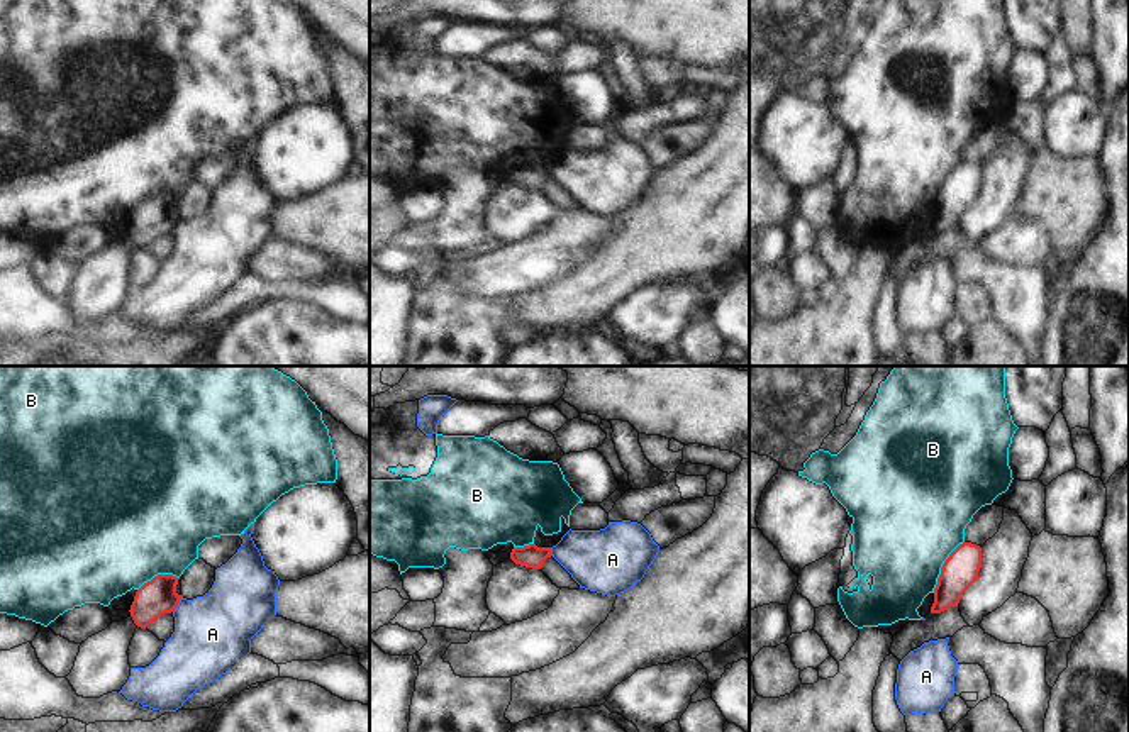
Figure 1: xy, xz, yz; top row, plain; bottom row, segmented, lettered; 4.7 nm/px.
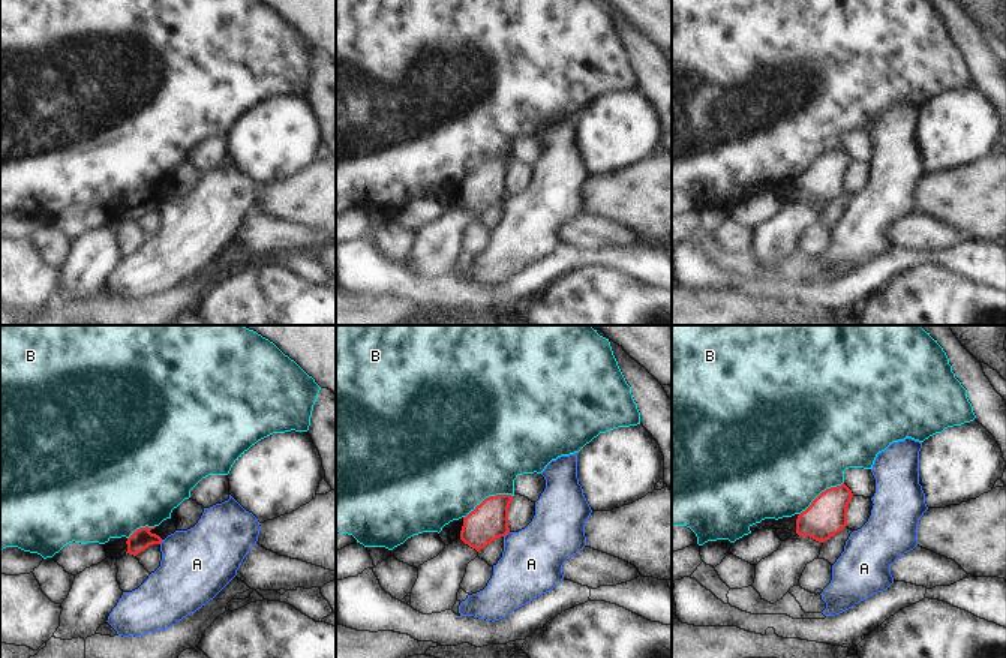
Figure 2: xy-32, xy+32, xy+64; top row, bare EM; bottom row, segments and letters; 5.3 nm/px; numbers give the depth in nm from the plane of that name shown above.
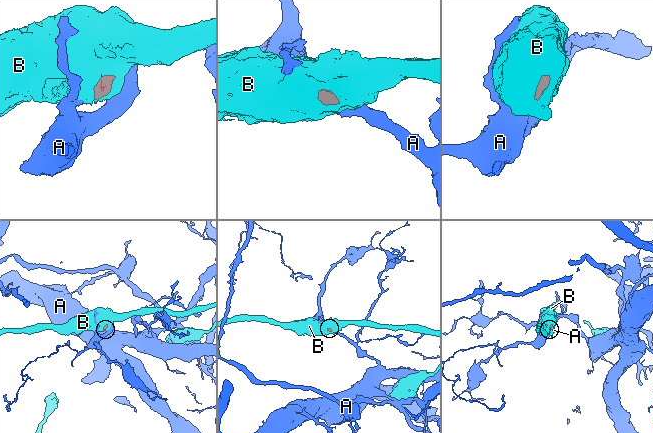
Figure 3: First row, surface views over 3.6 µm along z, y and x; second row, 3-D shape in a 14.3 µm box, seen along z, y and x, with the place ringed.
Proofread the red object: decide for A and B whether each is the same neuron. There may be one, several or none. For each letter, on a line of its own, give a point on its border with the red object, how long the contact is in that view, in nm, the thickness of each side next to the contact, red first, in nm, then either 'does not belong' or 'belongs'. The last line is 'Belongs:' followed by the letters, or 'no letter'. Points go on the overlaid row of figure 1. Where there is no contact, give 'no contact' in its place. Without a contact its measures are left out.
A: xy (177, 605) | 90 nm | 170/360 nm | does not belong
B: yz (943, 566) | 280 nm | 170/480 nm | does not belong
Belongs: no letter

